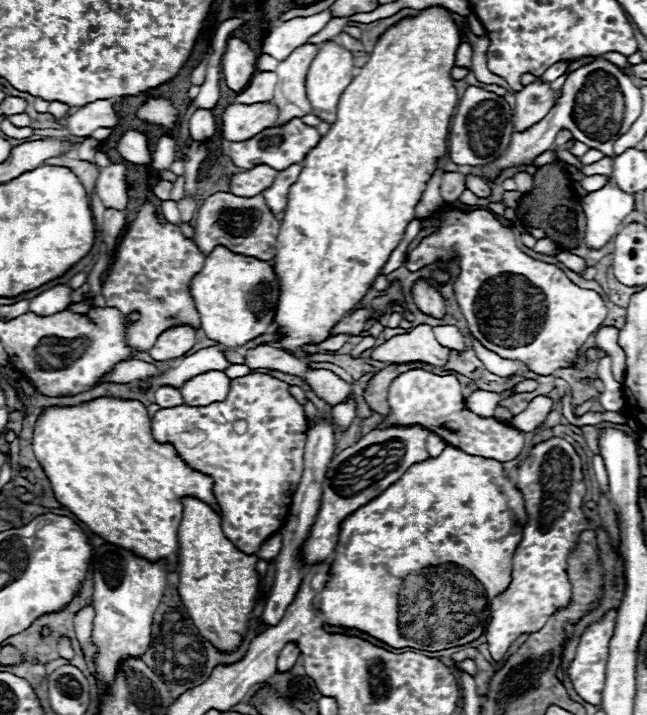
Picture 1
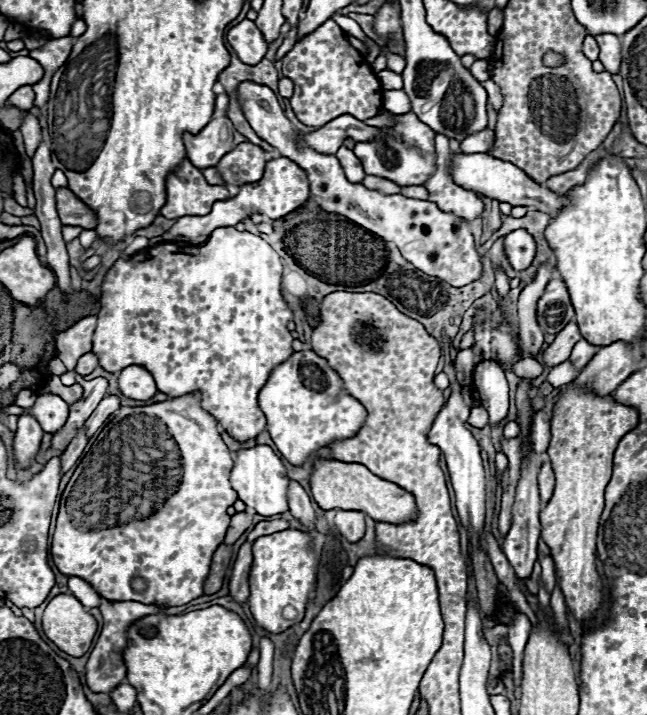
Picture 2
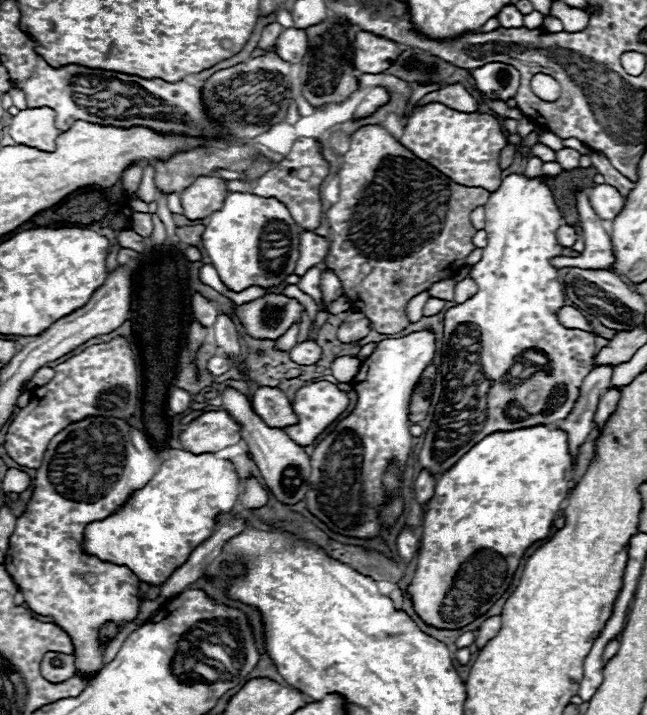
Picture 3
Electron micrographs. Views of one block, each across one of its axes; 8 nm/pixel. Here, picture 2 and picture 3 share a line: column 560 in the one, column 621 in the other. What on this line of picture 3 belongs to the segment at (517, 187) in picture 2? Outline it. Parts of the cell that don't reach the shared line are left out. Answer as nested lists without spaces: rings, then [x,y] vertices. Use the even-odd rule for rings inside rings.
[[[600,184],[600,186],[592,188],[590,204],[602,220],[612,220],[624,208],[624,198],[616,188],[612,188],[608,184]]]

